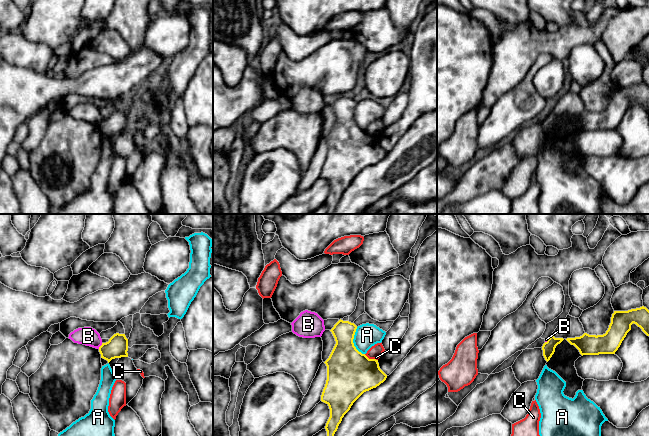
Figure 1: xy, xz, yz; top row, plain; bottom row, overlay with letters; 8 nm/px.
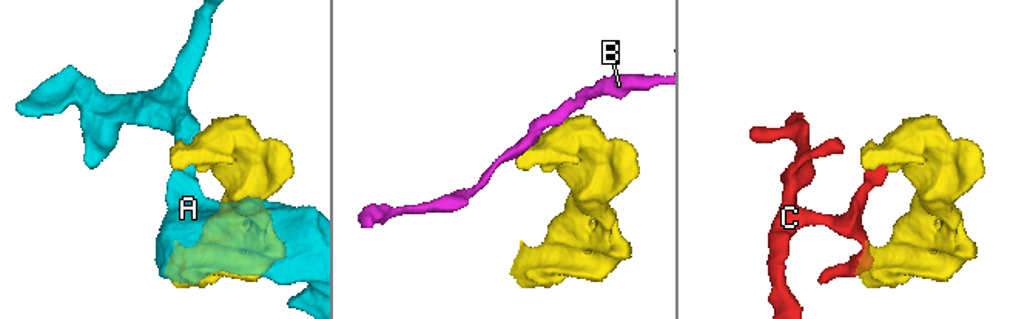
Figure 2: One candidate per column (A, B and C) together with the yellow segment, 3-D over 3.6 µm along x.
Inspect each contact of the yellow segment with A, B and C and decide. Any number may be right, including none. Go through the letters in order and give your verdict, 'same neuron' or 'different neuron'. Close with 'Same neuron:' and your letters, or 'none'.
A: different neuron
B: different neuron
C: different neuron
Same neuron: none

